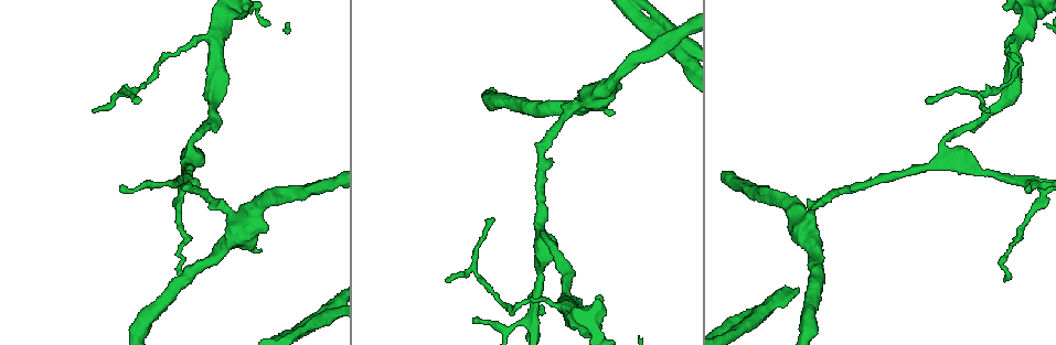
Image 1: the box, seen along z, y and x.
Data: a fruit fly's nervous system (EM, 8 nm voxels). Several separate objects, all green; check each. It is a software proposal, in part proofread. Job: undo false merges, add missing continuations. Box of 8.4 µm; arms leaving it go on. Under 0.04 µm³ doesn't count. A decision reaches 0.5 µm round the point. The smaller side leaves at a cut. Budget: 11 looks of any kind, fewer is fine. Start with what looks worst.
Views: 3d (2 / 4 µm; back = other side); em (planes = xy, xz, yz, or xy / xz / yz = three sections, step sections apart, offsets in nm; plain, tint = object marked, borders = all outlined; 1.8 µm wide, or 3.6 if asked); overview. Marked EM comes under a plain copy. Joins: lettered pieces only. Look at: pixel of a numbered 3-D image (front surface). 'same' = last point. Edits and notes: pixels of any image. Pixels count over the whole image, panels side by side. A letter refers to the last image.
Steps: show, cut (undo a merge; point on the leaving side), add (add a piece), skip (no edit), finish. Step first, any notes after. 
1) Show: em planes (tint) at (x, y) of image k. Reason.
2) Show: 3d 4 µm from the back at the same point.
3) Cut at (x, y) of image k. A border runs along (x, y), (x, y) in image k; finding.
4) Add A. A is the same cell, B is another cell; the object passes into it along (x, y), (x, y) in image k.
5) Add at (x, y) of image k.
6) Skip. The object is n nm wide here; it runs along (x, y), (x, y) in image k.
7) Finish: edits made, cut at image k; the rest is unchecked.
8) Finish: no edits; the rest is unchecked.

Show: 3d 4 µm at (1016, 41) of image 1. Three-way junction.

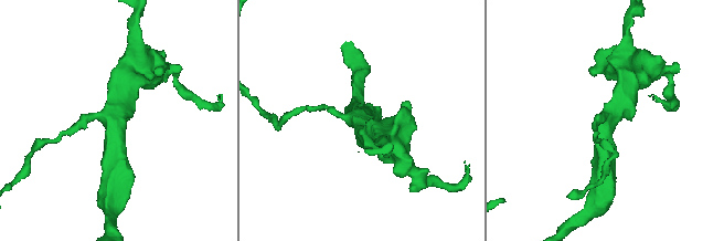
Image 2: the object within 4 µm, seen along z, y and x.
Show: em xz step 8 (borders) at (358, 116) of image 2. 3 arms meet here.

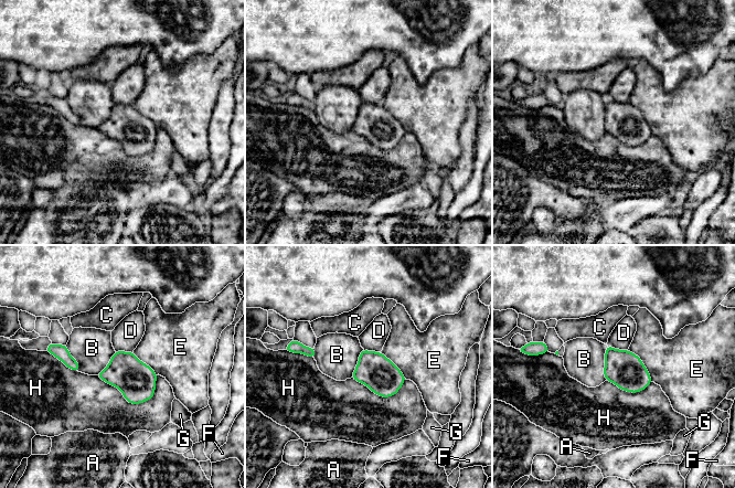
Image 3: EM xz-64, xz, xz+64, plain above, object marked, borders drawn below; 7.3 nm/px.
Show: em xy step 4 (borders) at the same point. Another direction.

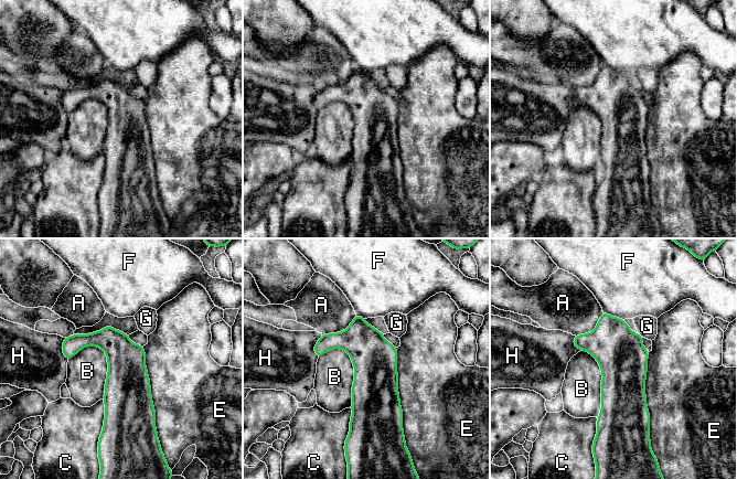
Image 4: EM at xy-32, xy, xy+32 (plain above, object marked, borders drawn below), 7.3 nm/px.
Skip. The object is 320 nm wide here; A, B, C, E, F, G and H are other cells; a border runs along (89, 344), (106, 355), (103, 398) in image 4; continuous, no second neuron.

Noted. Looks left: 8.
Show: 3d 4 µm from the back at (262, 249) of image 1. Free end.

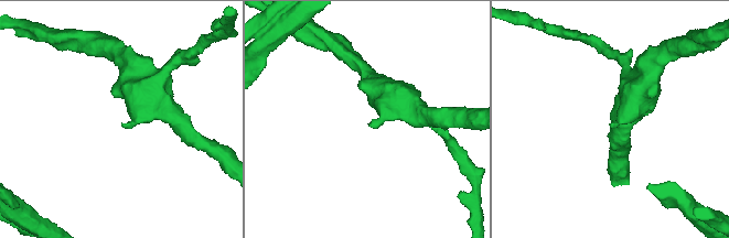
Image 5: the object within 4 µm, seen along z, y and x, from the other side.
Show: em 3.6 µm planes (borders) at (612, 122) of image 5. Need the tissue.

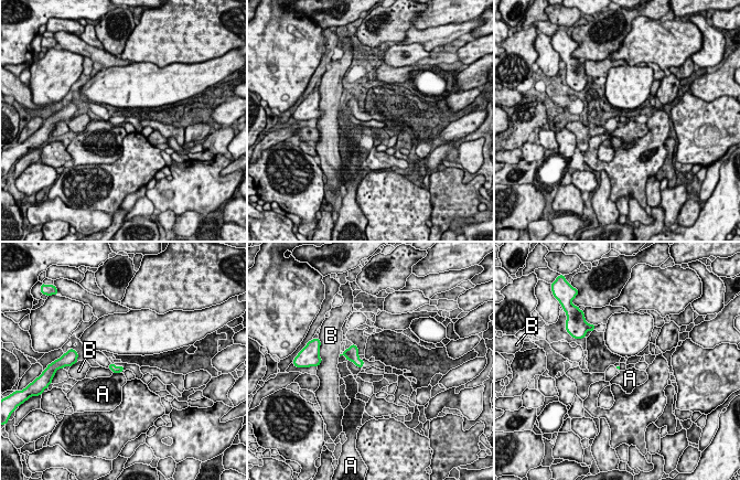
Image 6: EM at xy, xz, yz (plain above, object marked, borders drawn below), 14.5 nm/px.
Skip. A and B are other cells; a border runs along (120, 371), (113, 373) in image 6; none of them fits.

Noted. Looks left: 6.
Show: em xy step 4 (tint) at (138, 100) of image 1. Thin end.

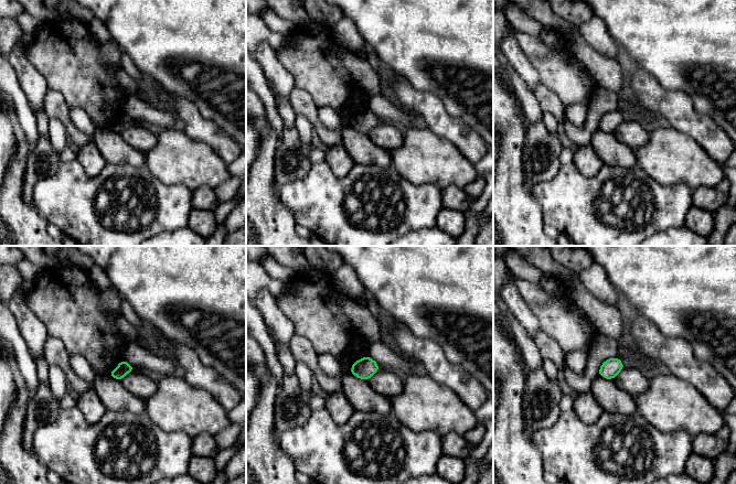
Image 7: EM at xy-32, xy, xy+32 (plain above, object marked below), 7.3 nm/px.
Show: em planes (borders) at the same point. Another direction.

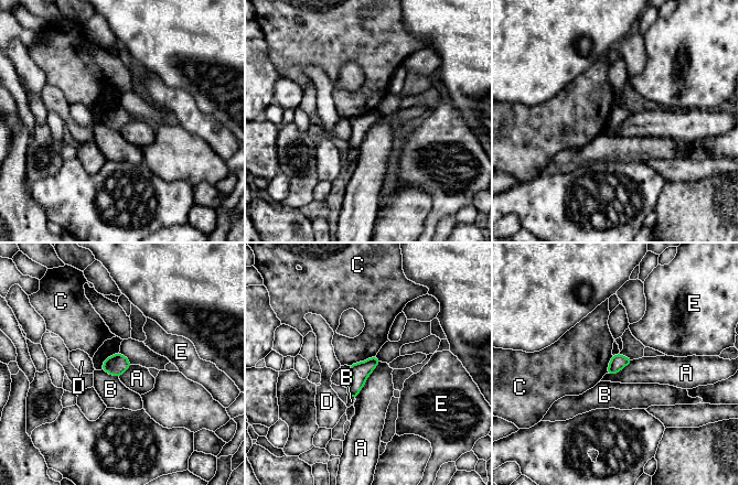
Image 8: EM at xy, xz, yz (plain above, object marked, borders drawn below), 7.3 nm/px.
Skip. The object is 120 nm wide here; A, B, C, D and E are other cells; a border runs along (381, 362), (368, 376), (355, 400) in image 8; no lettered piece goes on from it.

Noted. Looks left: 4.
Show: 3d 2 µm from the back at (1005, 279) of image 1. Thin end.

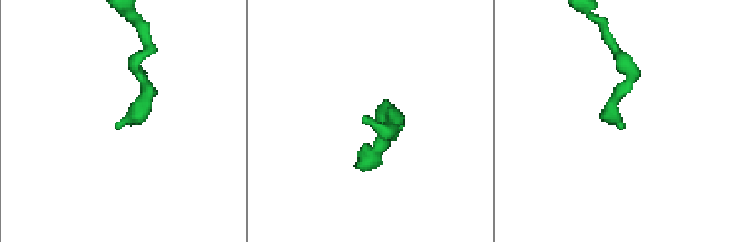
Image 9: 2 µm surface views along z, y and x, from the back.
Show: em planes (borders) at (118, 126) of image 9. Now the EM.

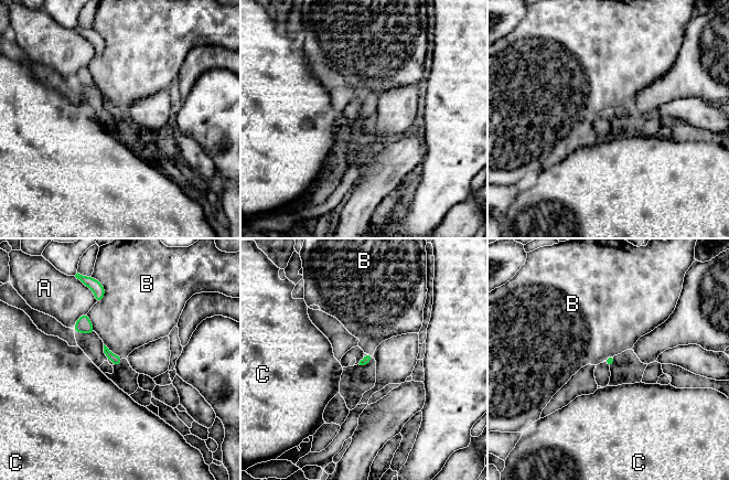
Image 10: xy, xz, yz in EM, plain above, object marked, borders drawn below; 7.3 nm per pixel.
Skip. A, B and C are other cells; a border runs along (104, 287), (104, 297), (96, 302) in image 10; none of them fits.

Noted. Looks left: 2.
Finish: no edits; the rest is unchecked.

